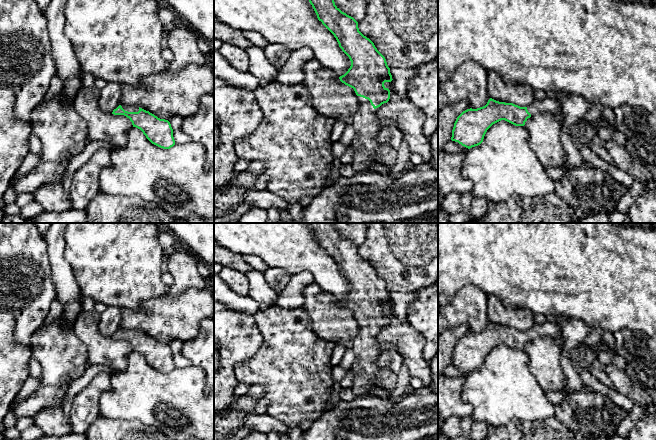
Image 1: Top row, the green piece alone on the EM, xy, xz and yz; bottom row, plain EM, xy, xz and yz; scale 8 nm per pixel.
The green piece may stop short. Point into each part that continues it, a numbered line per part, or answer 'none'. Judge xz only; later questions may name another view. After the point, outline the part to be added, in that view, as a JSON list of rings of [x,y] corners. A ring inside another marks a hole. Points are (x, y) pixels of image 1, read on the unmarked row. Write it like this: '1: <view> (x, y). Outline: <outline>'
1: xz (365, 346). Outline: [[[360,321],[358,334],[354,338],[351,348],[355,353],[351,369],[355,374],[352,385],[355,396],[365,397],[372,389],[383,388],[376,376],[380,369],[377,360],[383,351],[376,340],[376,334],[368,323]]]

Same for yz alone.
1: yz (552, 330). Outline: [[[546,321],[540,325],[534,325],[527,331],[528,336],[531,340],[535,340],[541,337],[550,338],[561,344],[561,354],[564,352],[565,341],[562,335],[562,327],[556,322]]]

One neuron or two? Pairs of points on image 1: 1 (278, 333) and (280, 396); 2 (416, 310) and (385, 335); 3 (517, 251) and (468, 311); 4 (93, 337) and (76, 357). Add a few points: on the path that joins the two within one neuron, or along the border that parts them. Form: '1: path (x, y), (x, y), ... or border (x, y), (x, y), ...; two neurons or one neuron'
1: path (278, 349), (280, 380); one neuron
2: border (407, 318), (408, 322), (423, 335); two neurons
3: border (459, 292), (466, 286), (474, 285), (487, 294); two neurons
4: border (72, 326), (86, 347), (89, 364); two neurons

